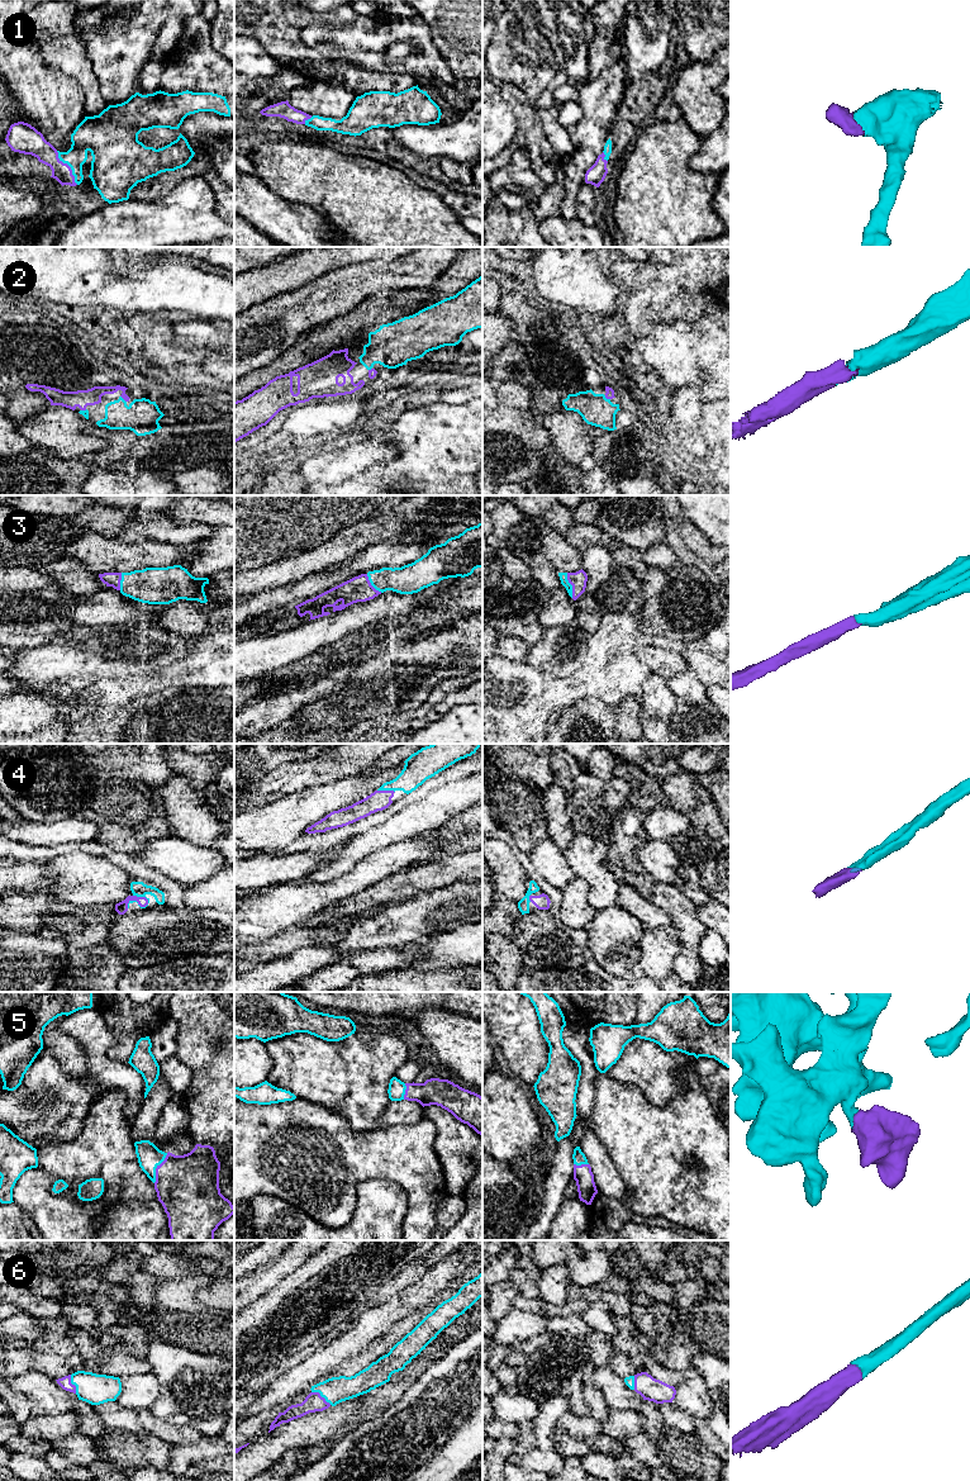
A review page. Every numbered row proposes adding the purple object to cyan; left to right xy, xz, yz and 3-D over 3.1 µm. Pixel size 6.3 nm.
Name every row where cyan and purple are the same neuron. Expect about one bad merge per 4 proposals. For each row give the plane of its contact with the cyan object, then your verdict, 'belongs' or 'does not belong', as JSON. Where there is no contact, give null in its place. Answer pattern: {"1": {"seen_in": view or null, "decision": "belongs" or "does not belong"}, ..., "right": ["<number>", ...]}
{"1": {"seen_in": "xy", "decision": "belongs"}, "2": {"seen_in": "yz", "decision": "belongs"}, "3": {"seen_in": "yz", "decision": "belongs"}, "4": {"seen_in": "xy", "decision": "belongs"}, "5": {"seen_in": "xy", "decision": "belongs"}, "6": {"seen_in": "xz", "decision": "belongs"}, "right": ["1", "2", "3", "4", "5", "6"]}

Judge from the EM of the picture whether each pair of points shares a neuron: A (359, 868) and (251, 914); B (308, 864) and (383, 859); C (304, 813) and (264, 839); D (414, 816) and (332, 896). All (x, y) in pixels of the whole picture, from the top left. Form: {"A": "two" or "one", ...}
{"A": "one", "B": "two", "C": "one", "D": "two"}

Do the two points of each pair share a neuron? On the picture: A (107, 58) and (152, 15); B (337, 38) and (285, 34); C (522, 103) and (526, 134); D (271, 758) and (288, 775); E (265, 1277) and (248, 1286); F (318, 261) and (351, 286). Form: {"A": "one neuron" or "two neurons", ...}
{"A": "one neuron", "B": "two neurons", "C": "one neuron", "D": "two neurons", "E": "one neuron", "F": "two neurons"}

